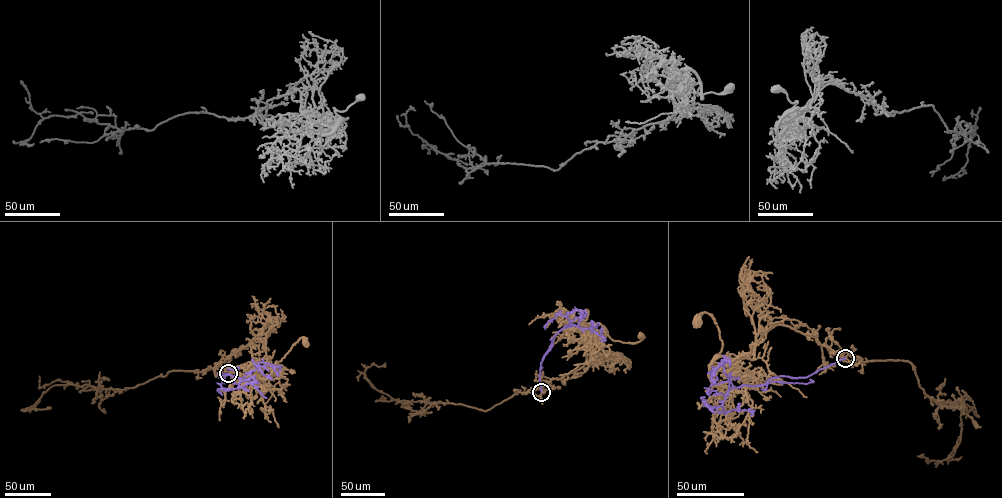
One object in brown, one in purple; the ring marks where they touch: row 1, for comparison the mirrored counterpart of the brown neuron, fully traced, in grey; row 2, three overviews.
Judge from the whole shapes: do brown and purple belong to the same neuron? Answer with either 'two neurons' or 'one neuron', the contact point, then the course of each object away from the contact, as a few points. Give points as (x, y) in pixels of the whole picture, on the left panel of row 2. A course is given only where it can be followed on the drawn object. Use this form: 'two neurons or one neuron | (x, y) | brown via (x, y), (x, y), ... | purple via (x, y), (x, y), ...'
two neurons | (228, 373) | brown via (228, 373), (223, 366), (225, 360), (249, 344), (251, 362), (275, 368), (300, 338), (305, 342) | purple via (228, 373), (218, 376), (220, 372), (222, 376), (243, 377), (263, 362), (272, 365), (277, 376)

